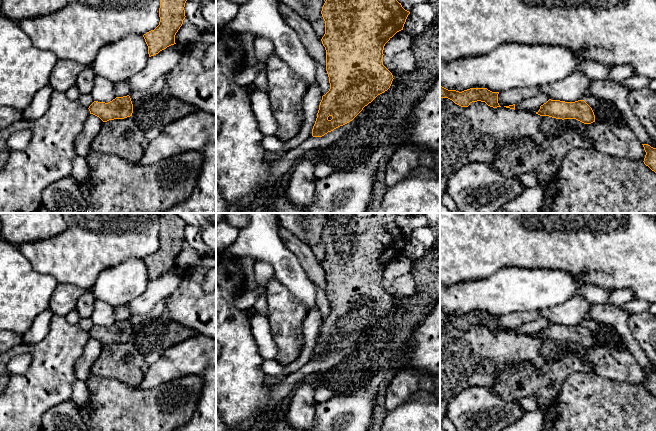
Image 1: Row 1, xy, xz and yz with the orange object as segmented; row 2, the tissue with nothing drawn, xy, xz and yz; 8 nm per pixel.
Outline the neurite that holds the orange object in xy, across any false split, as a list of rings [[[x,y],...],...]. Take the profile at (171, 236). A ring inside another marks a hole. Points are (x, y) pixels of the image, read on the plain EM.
[[[161,213],[159,249],[143,259],[148,270],[149,281],[176,268],[175,259],[185,243],[186,222],[176,213]]]

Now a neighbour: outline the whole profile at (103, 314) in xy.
[[[95,300],[94,310],[90,316],[91,321],[98,326],[108,327],[112,325],[116,322],[114,308],[105,302]]]

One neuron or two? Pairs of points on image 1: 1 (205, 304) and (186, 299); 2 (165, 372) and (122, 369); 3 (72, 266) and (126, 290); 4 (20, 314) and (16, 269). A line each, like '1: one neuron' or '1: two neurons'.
1: one neuron
2: two neurons
3: two neurons
4: one neuron

